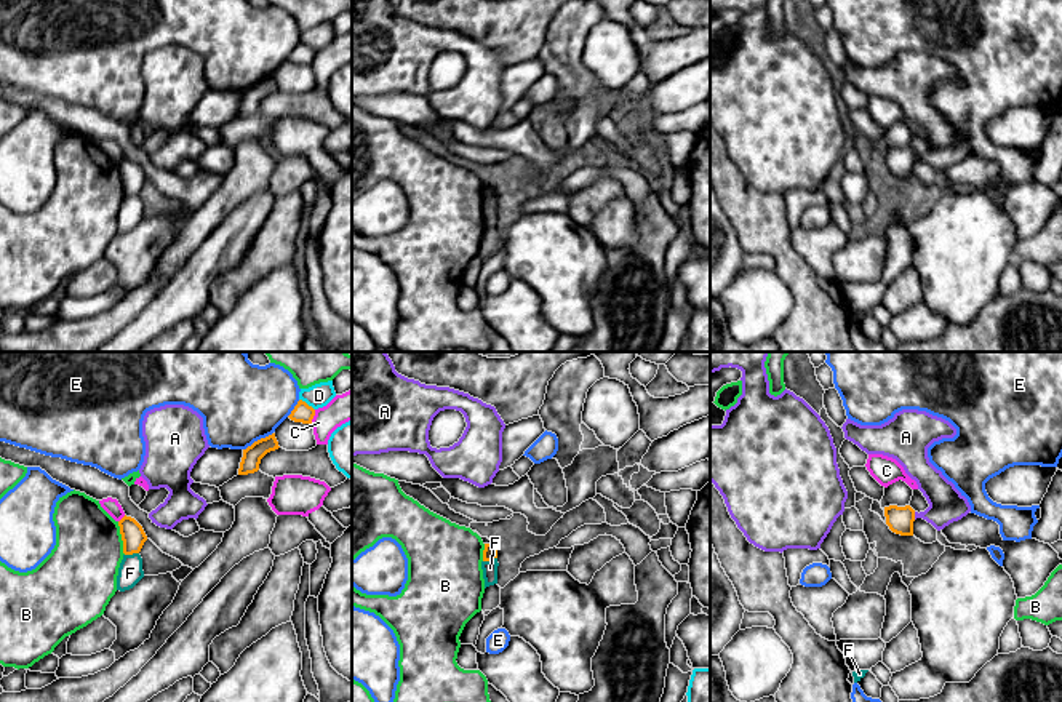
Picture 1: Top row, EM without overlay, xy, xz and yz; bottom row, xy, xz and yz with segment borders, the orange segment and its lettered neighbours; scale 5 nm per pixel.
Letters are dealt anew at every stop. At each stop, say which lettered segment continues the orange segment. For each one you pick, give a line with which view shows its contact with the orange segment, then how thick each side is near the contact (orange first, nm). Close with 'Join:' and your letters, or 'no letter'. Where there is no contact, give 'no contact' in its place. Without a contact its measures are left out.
Join: no letter

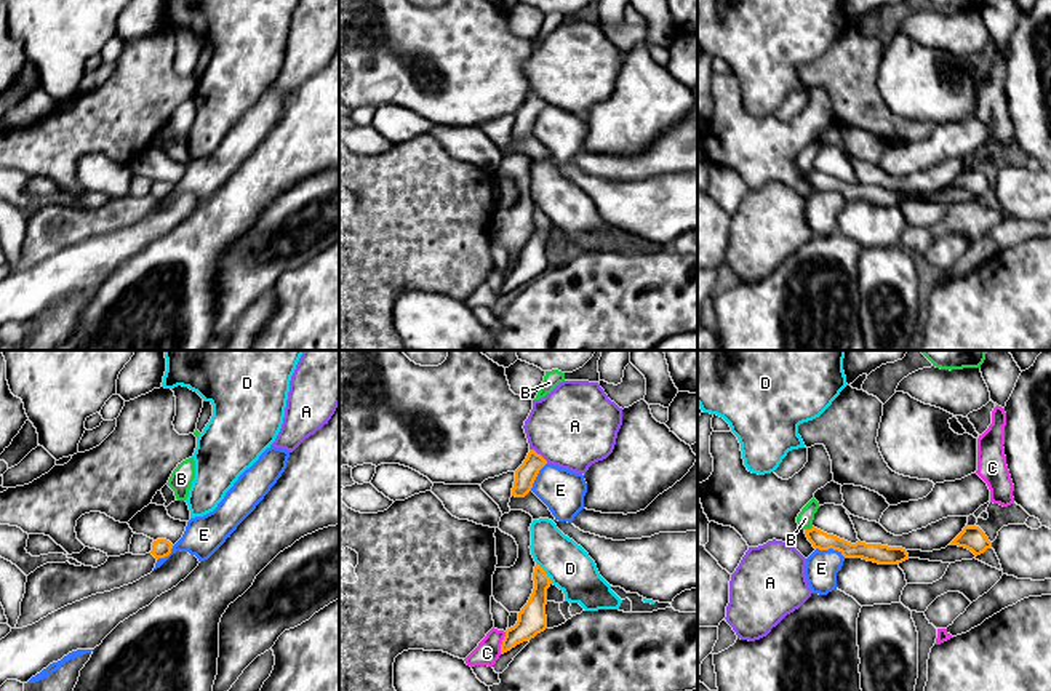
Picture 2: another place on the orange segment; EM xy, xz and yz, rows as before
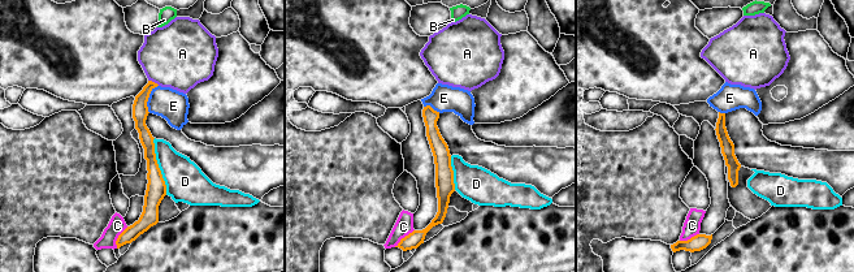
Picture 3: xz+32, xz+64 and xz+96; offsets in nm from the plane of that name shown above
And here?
Join: no letter

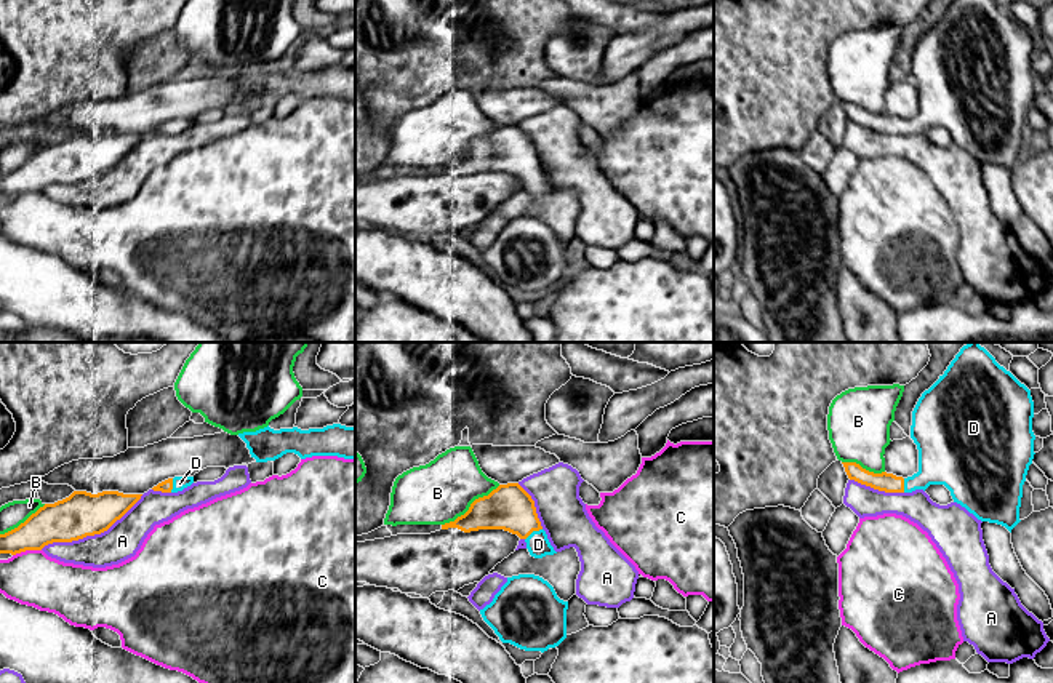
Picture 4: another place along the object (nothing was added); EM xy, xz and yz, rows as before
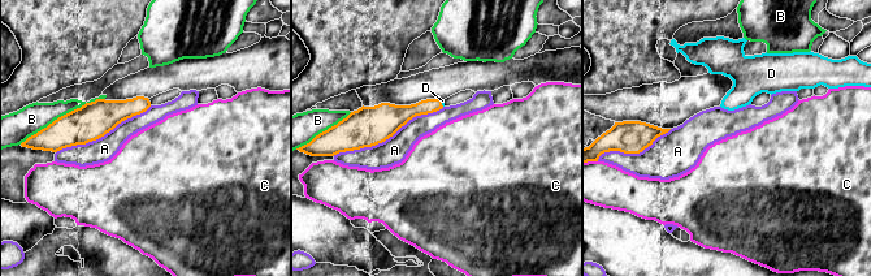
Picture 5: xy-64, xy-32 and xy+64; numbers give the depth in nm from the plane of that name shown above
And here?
D: xz | 240/120 nm
Join: D

